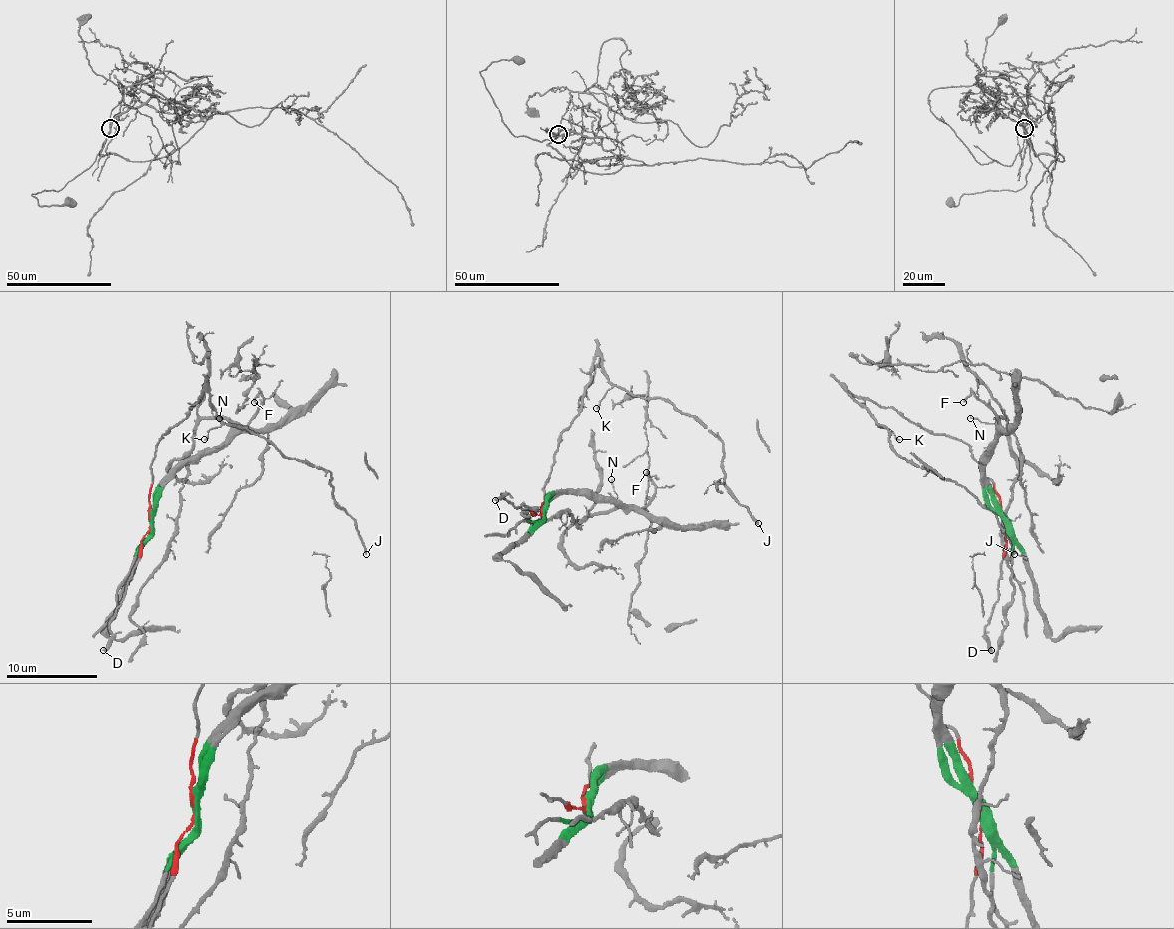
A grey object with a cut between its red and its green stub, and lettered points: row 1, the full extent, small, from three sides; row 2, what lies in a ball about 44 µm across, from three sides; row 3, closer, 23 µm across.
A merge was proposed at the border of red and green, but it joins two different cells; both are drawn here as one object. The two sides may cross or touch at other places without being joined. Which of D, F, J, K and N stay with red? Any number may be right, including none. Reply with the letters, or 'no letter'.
D, J, K

